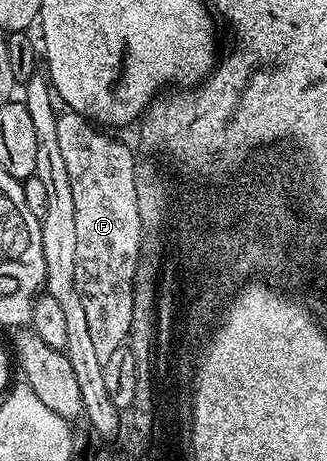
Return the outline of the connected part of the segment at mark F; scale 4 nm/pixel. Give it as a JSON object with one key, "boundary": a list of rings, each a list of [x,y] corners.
{"boundary":[[[61,112],[58,116],[58,144],[62,160],[66,163],[66,175],[70,175],[70,191],[74,195],[74,219],[78,234],[78,259],[74,267],[74,283],[78,299],[86,315],[86,324],[94,352],[106,362],[114,351],[127,342],[133,314],[136,269],[142,260],[144,244],[144,220],[140,214],[141,182],[138,178],[138,157],[128,145],[107,137],[103,128],[97,127],[81,113]]]}

